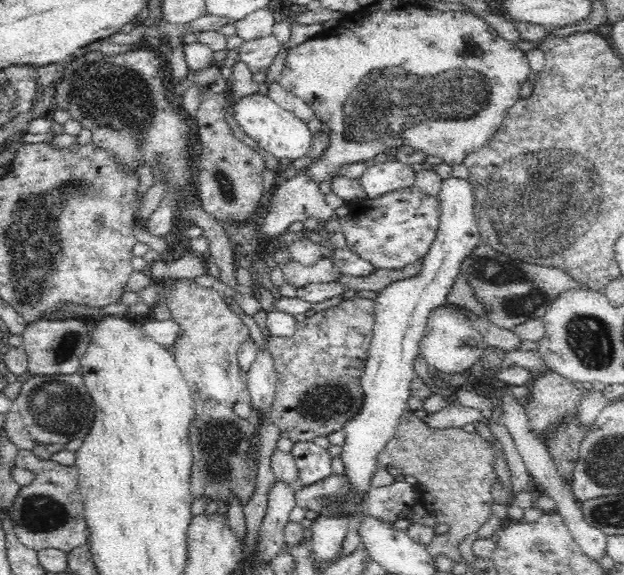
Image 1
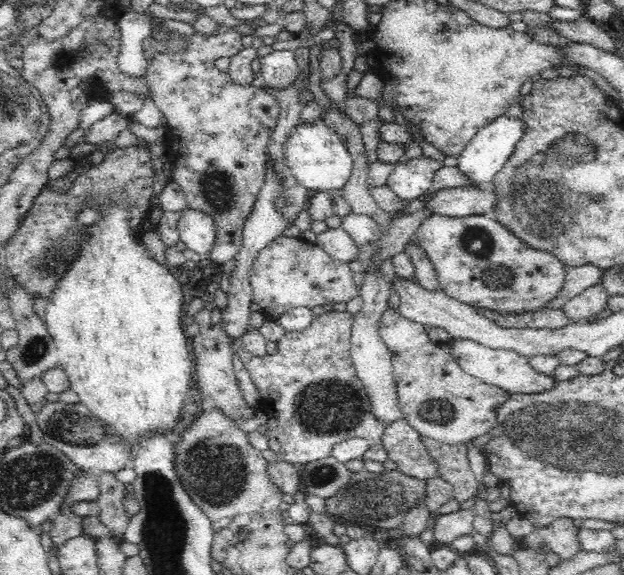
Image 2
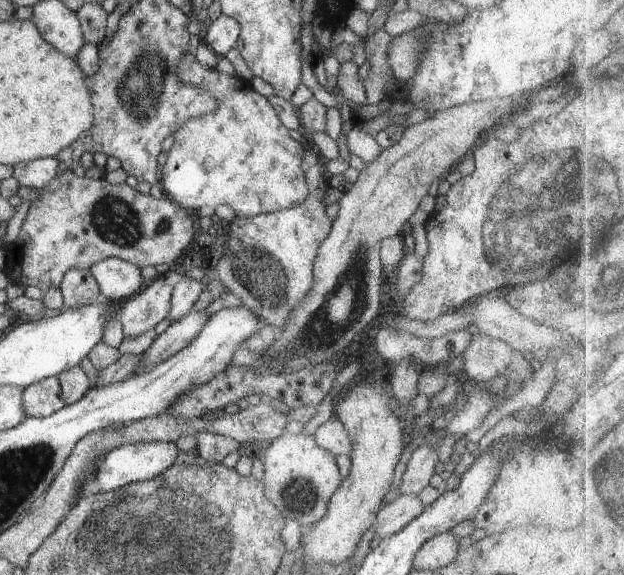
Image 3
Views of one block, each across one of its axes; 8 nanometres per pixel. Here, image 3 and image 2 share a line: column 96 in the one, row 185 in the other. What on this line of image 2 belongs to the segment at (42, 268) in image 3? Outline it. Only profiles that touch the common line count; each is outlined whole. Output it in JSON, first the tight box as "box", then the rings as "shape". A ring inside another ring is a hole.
{"box":[145,24,279,265],"shape":[[[219,24],[218,30],[213,35],[205,35],[202,33],[195,33],[194,35],[187,36],[186,34],[180,34],[171,31],[168,27],[160,27],[159,29],[151,29],[151,36],[157,38],[160,42],[164,40],[170,40],[174,36],[181,36],[181,40],[185,40],[184,54],[175,54],[174,52],[164,52],[164,54],[156,54],[154,60],[150,62],[149,68],[147,69],[147,74],[145,79],[147,80],[147,85],[149,86],[149,92],[152,100],[154,100],[155,105],[159,110],[165,115],[168,126],[168,134],[172,136],[178,136],[179,140],[168,142],[166,147],[167,152],[171,158],[172,166],[174,167],[174,180],[176,184],[180,185],[184,197],[186,198],[187,209],[202,211],[204,214],[209,214],[214,220],[216,227],[216,236],[213,247],[211,248],[210,255],[208,259],[212,263],[218,265],[223,265],[225,262],[232,260],[234,255],[239,251],[241,244],[243,243],[243,228],[248,218],[248,215],[252,212],[256,198],[258,198],[259,190],[262,188],[265,179],[266,163],[267,163],[267,146],[274,132],[275,126],[277,125],[277,120],[279,117],[279,104],[278,101],[272,96],[266,89],[259,88],[254,85],[238,85],[230,79],[230,75],[225,74],[218,70],[214,65],[214,62],[219,58],[232,57],[238,54],[240,50],[243,50],[242,37],[244,34],[236,30],[234,27],[226,26],[224,24]]]}

